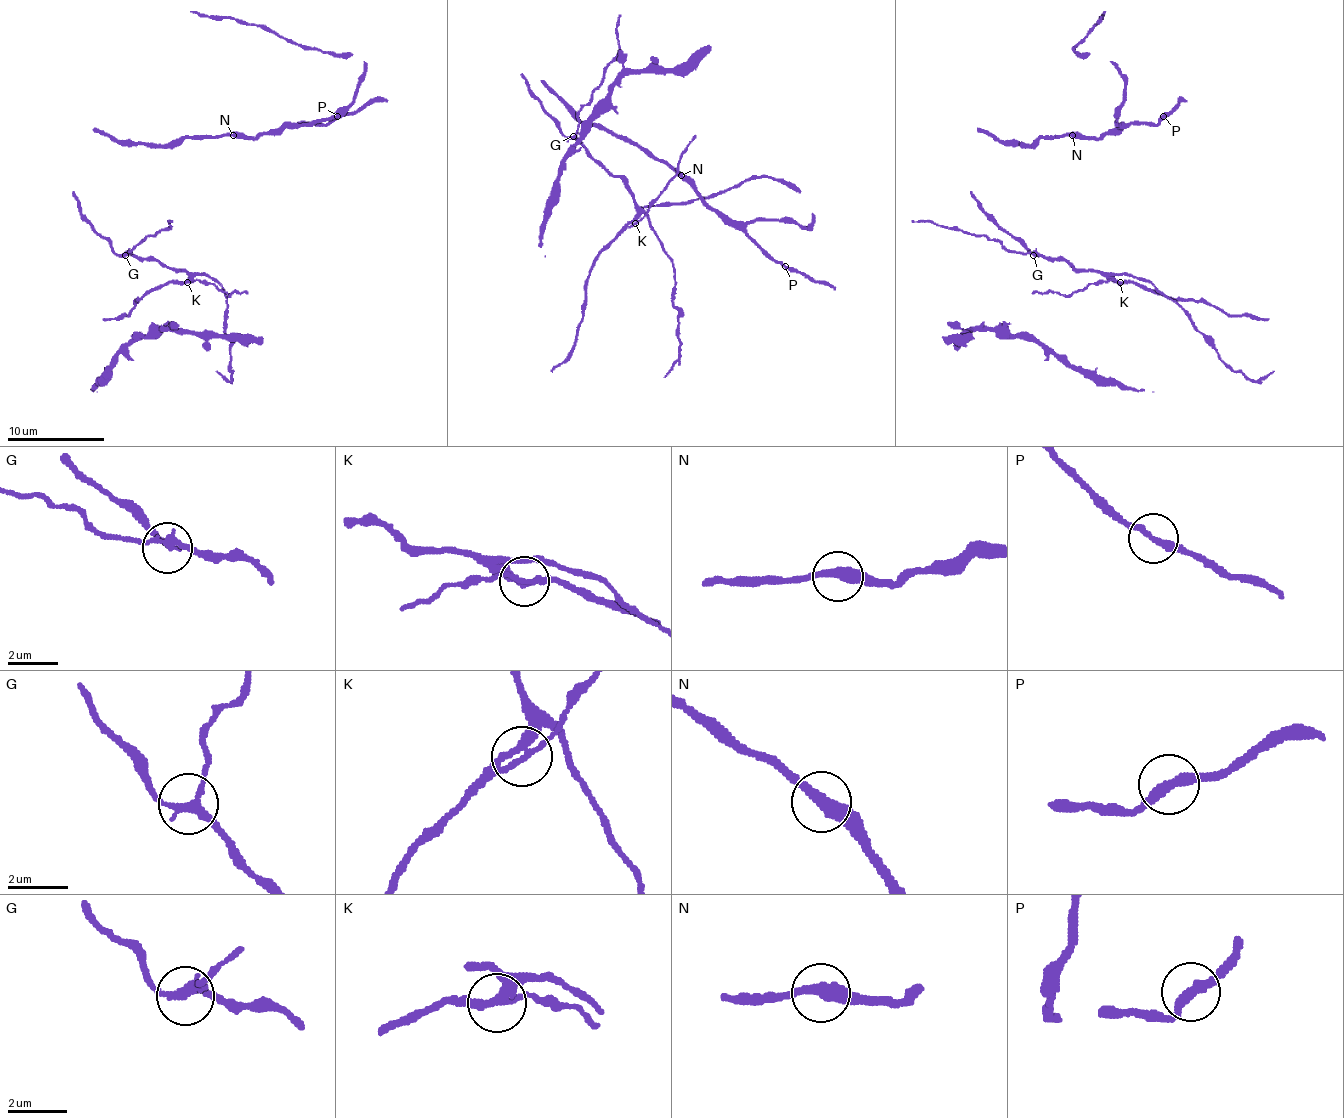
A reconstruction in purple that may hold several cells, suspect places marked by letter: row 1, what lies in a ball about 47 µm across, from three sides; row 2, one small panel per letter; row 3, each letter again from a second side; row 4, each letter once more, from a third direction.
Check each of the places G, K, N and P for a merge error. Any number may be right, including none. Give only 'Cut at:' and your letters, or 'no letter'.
Cut at: G, K

